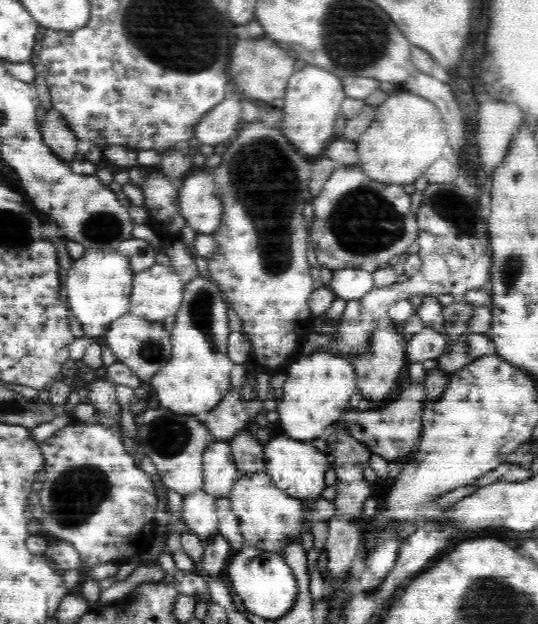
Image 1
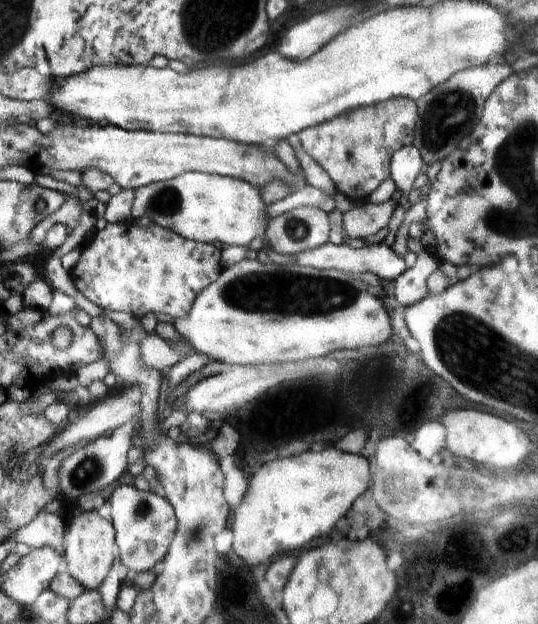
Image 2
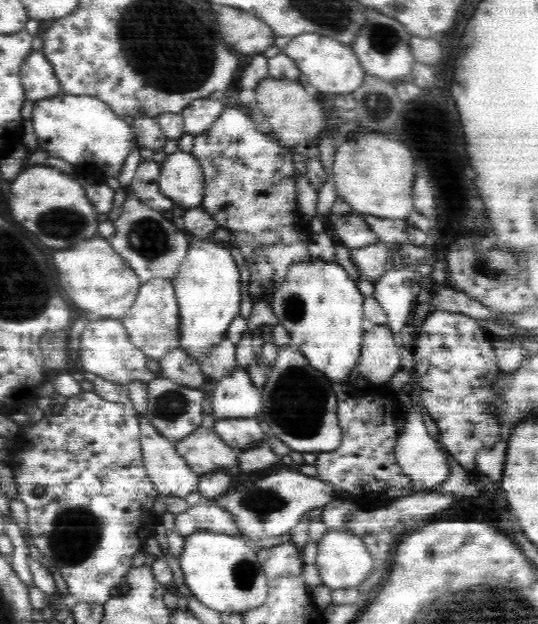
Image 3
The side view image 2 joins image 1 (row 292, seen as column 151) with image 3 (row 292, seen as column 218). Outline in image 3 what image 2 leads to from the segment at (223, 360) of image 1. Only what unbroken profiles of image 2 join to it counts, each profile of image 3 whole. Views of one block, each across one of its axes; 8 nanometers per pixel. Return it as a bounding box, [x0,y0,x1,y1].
[171,237,242,363]

